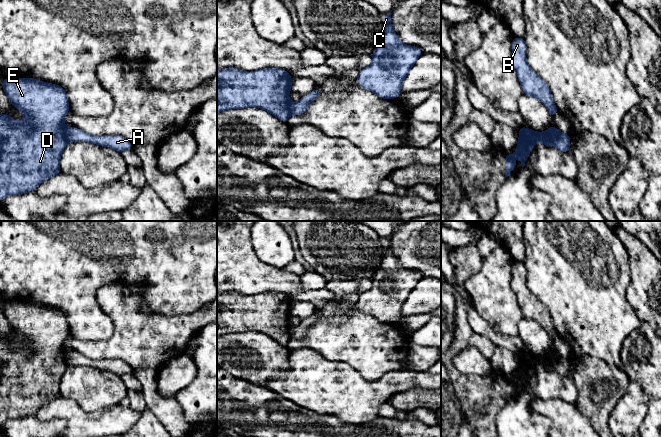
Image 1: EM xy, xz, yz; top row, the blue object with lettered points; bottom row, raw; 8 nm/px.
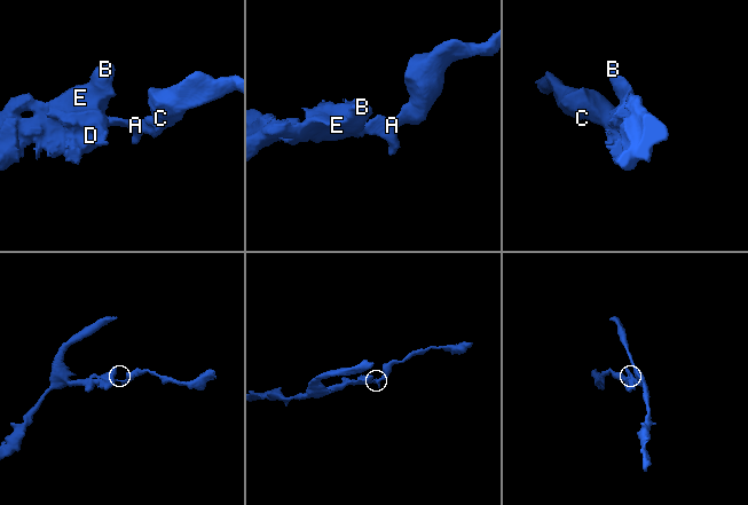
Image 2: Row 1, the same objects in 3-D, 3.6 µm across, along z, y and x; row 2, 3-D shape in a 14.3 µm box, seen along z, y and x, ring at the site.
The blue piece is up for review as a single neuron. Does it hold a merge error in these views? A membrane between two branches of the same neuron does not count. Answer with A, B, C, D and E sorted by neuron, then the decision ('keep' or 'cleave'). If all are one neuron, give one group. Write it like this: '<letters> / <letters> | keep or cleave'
A C / B D E | cleave

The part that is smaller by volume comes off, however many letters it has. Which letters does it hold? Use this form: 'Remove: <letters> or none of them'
Remove: A, C

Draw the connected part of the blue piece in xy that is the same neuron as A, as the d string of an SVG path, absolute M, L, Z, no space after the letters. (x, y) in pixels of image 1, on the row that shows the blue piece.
M67 127L65 136L68 142L88 142L112 148L120 153L126 150L133 150L131 142L120 135L91 135L79 128Z

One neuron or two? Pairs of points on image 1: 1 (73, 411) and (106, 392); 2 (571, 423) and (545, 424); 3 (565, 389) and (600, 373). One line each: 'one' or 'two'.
1: two
2: two
3: two

